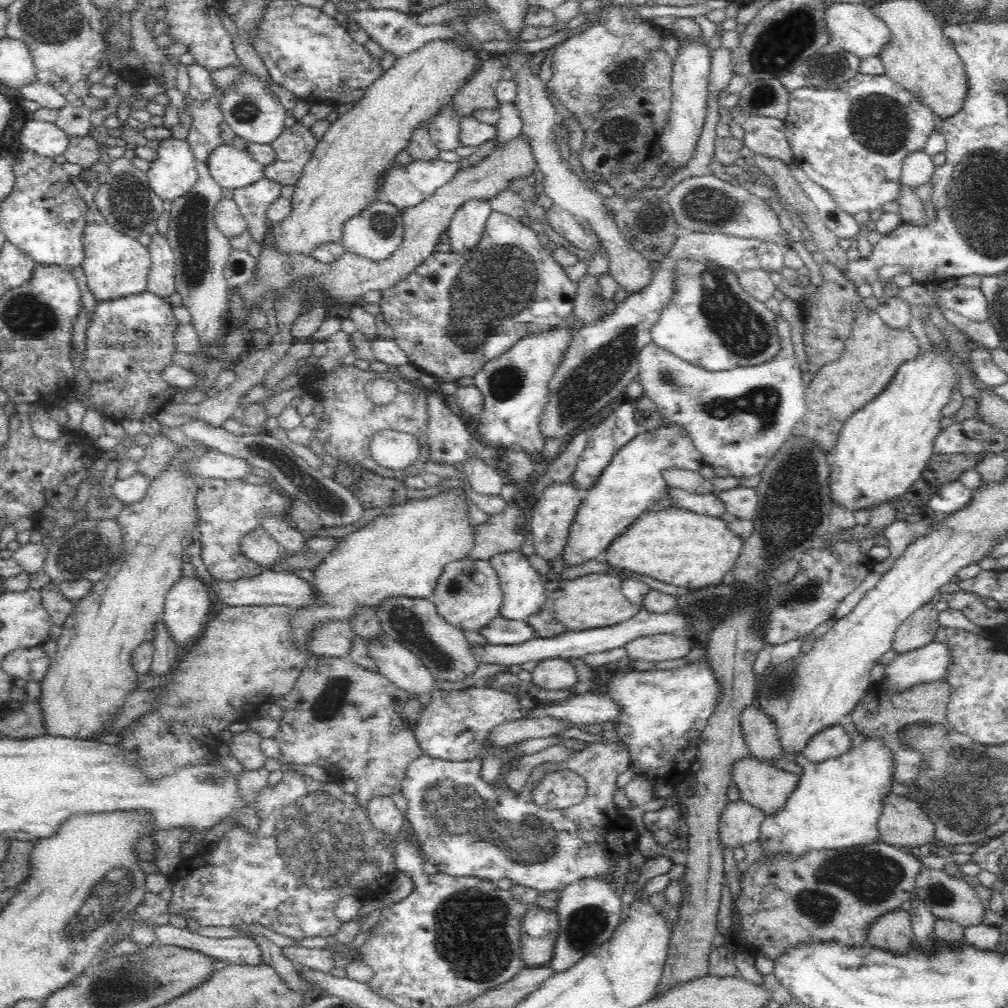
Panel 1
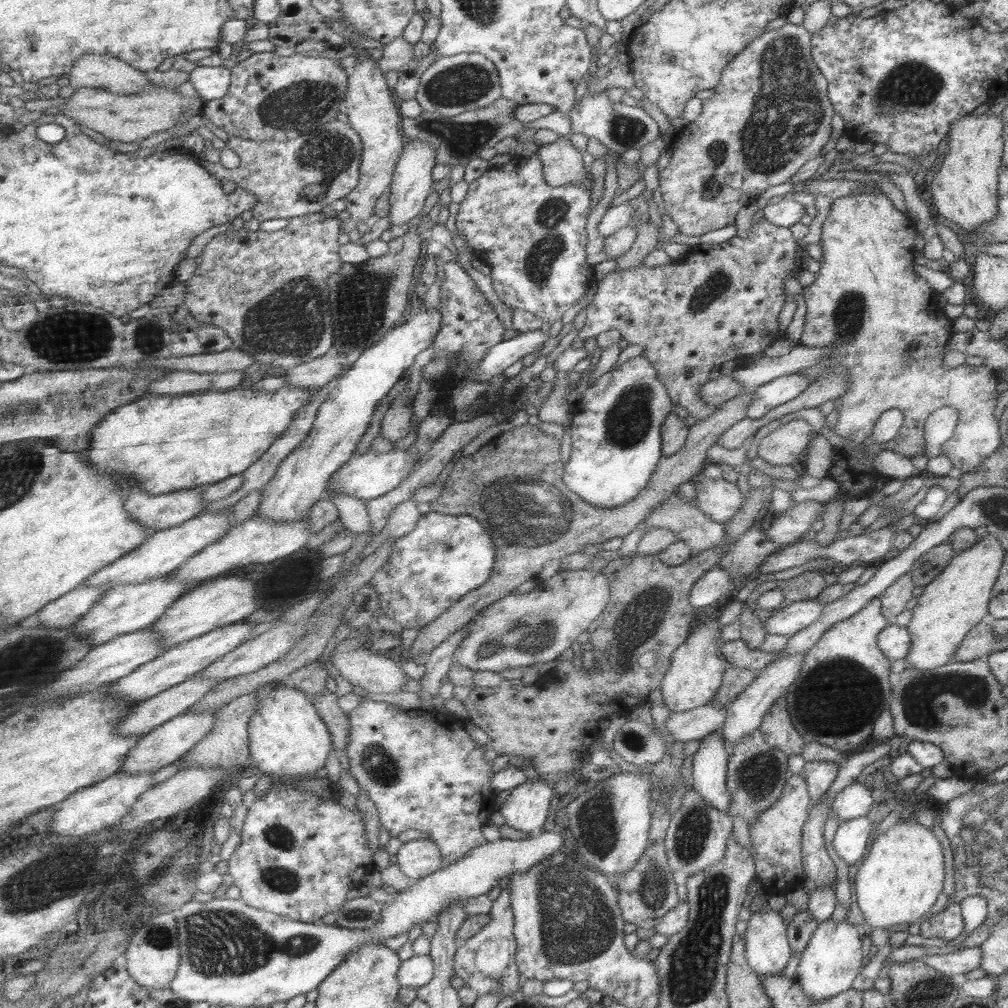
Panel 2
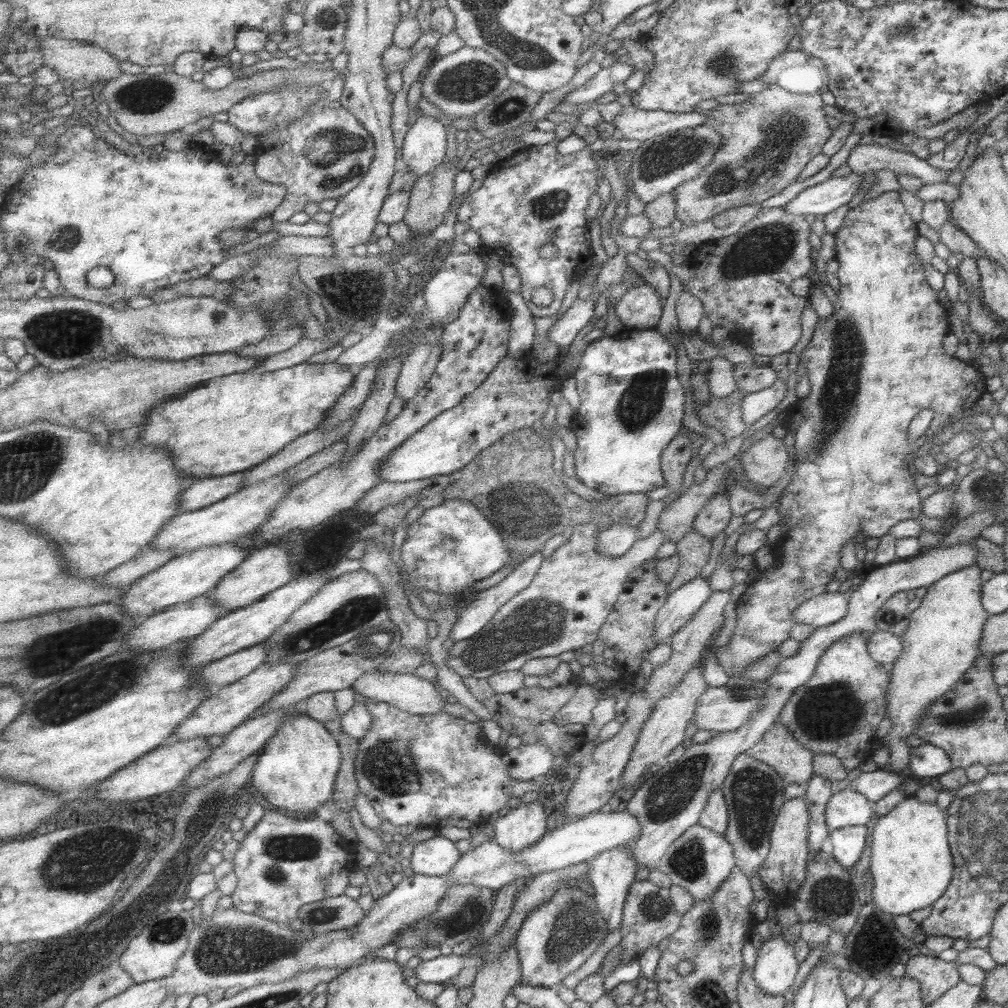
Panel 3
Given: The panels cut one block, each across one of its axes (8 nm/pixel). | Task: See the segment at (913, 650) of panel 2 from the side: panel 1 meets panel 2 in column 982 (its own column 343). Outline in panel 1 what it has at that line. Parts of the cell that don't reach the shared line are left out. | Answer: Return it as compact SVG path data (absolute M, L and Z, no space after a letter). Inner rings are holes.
M451 488L436 496L412 498L404 503L390 505L381 510L373 520L369 520L360 529L337 540L334 550L314 569L316 579L312 582L315 595L319 600L317 607L295 609L291 616L291 638L301 648L305 648L306 640L310 638L310 630L324 620L343 620L350 622L350 616L356 614L356 608L376 606L386 596L411 596L425 598L433 602L434 589L444 567L452 561L468 557L475 547L475 526L469 513L466 495L459 494L463 488Z

